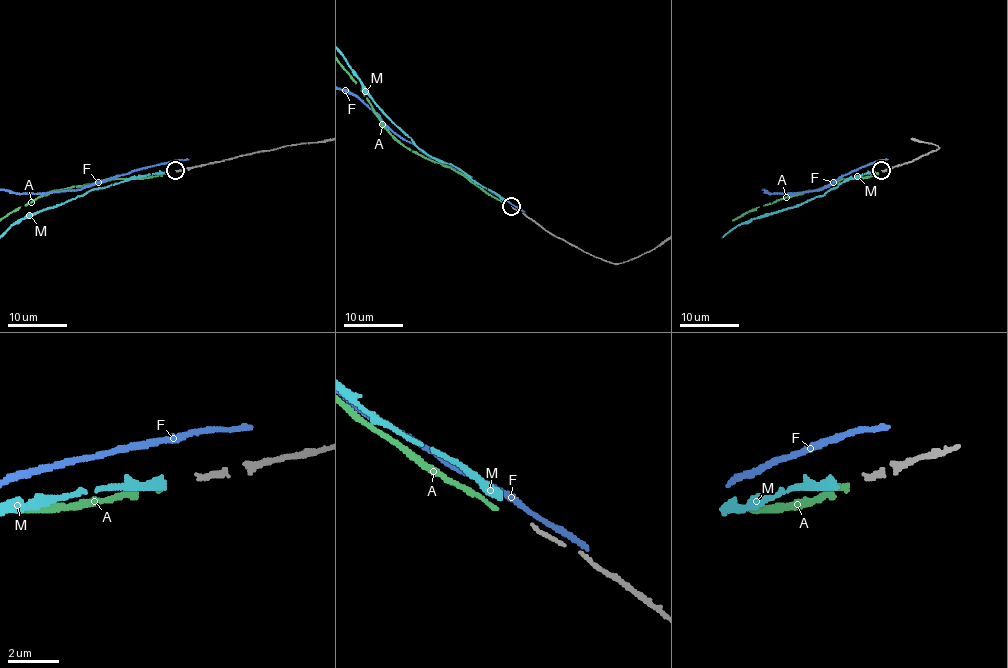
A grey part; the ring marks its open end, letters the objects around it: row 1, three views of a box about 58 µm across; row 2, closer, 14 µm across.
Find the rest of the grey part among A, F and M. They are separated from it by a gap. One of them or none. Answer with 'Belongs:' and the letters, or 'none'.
Belongs: M

